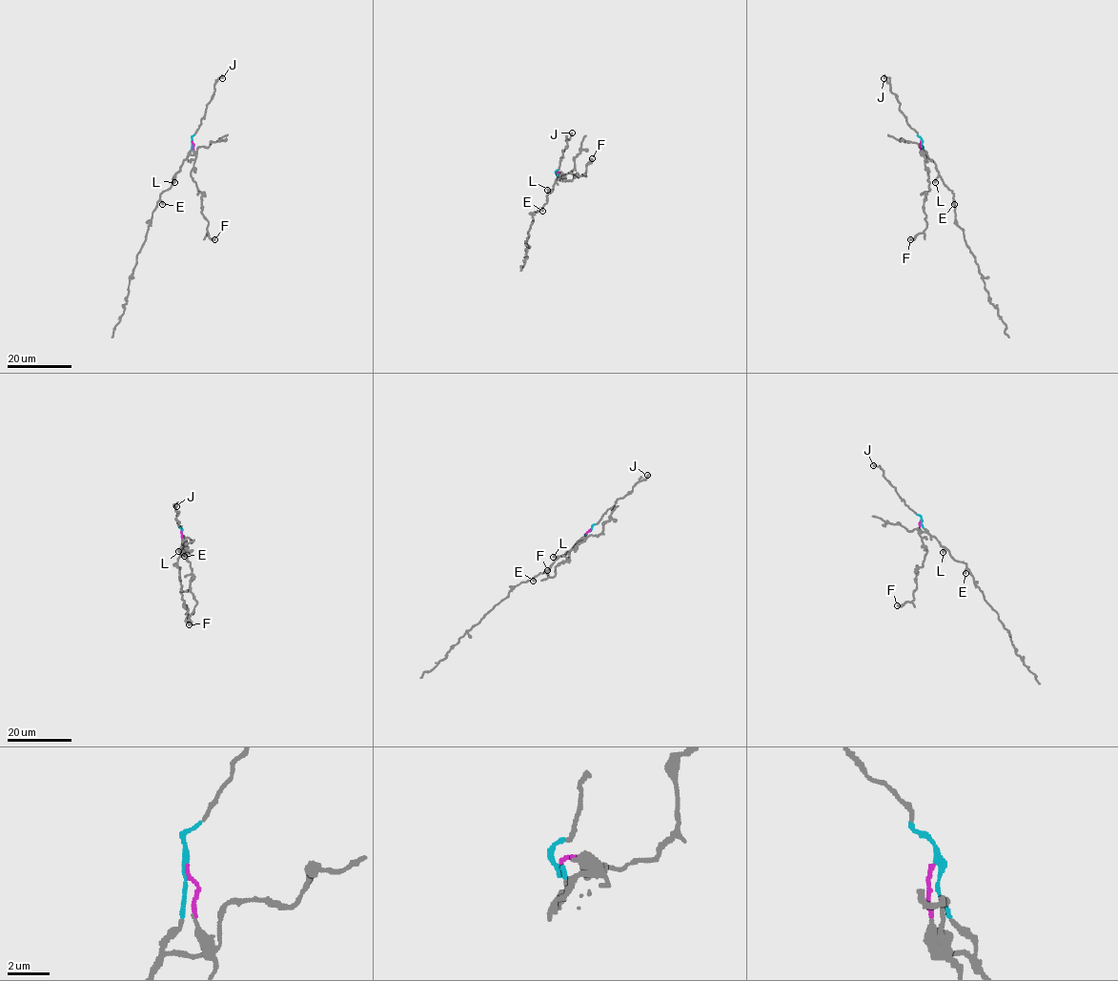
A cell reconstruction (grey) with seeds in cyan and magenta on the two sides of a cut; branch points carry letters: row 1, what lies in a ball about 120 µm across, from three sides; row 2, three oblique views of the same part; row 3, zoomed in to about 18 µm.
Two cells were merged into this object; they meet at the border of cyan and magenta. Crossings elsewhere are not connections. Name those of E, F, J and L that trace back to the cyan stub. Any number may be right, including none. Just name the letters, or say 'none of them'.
E, J, L

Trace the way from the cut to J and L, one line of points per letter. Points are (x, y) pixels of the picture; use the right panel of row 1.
J: (921, 141), (900, 110), (900, 103), (890, 91), (888, 77), (884, 78)
L: (921, 141), (938, 173), (934, 182)

